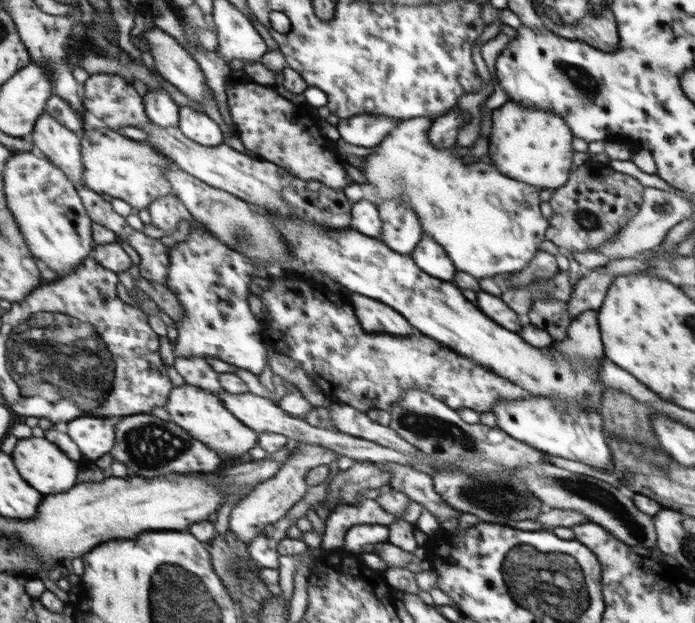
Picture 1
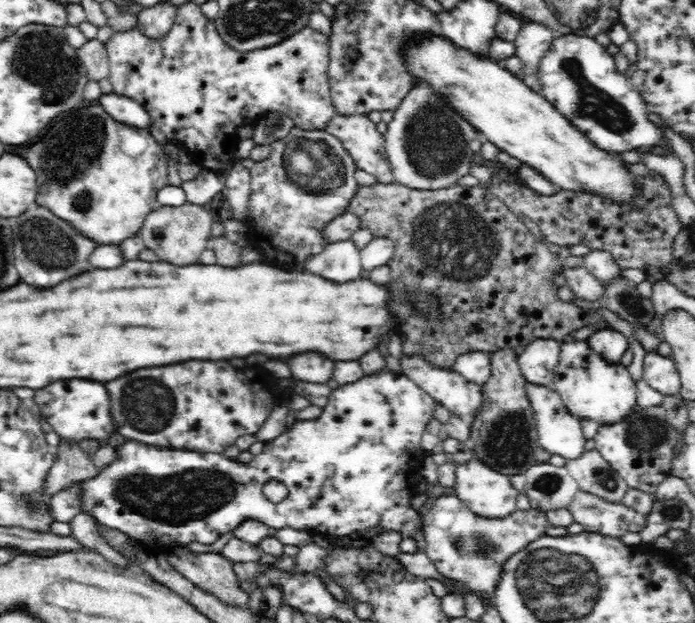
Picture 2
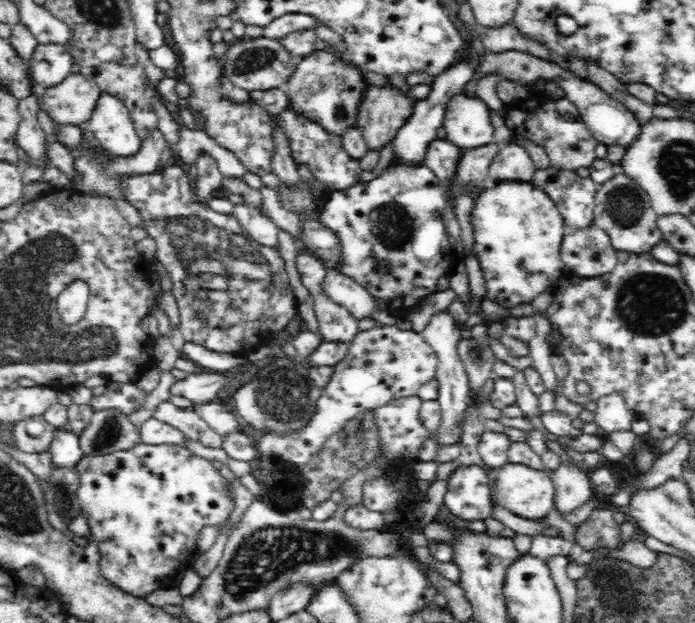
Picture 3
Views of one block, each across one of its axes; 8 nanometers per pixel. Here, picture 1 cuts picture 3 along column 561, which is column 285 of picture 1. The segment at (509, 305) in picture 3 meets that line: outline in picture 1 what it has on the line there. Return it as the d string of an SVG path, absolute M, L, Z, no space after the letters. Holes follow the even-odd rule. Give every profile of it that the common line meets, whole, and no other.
M259 210L270 216L274 224L278 226L278 230L284 234L284 238L290 246L290 252L292 252L291 258L286 259L286 262L266 263L260 259L252 259L252 257L226 245L222 239L208 231L208 227L202 223L196 229L192 228L188 239L180 241L172 247L171 280L168 288L177 296L186 310L184 317L178 321L179 337L175 345L175 354L184 357L212 356L212 358L219 358L254 374L262 374L267 370L266 366L269 363L268 350L266 350L266 327L256 318L252 304L250 304L256 270L264 268L268 271L269 277L273 278L294 274L294 276L302 277L304 283L320 270L351 293L378 299L380 302L394 307L422 334L436 339L447 347L451 347L452 350L459 351L461 355L470 357L480 365L495 371L496 374L504 375L504 378L508 378L516 385L530 391L531 395L560 397L566 401L566 405L580 403L580 405L599 408L603 404L606 390L604 382L600 382L600 365L603 364L606 352L603 346L602 331L599 329L597 310L588 309L580 313L576 320L572 321L571 328L567 330L567 337L564 340L556 341L550 347L532 346L522 335L503 327L495 319L484 314L478 306L468 302L456 286L452 286L450 282L443 279L434 278L424 271L411 255L403 255L399 251L392 250L380 238L369 237L354 228L328 230L318 223L304 221L300 217Z

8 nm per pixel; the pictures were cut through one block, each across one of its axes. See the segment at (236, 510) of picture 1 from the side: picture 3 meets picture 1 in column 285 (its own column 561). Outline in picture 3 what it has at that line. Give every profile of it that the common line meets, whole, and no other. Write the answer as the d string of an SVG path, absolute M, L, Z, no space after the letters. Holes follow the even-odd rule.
M562 462L550 475L555 487L554 510L558 517L565 519L568 514L596 498L589 473L575 465Z

